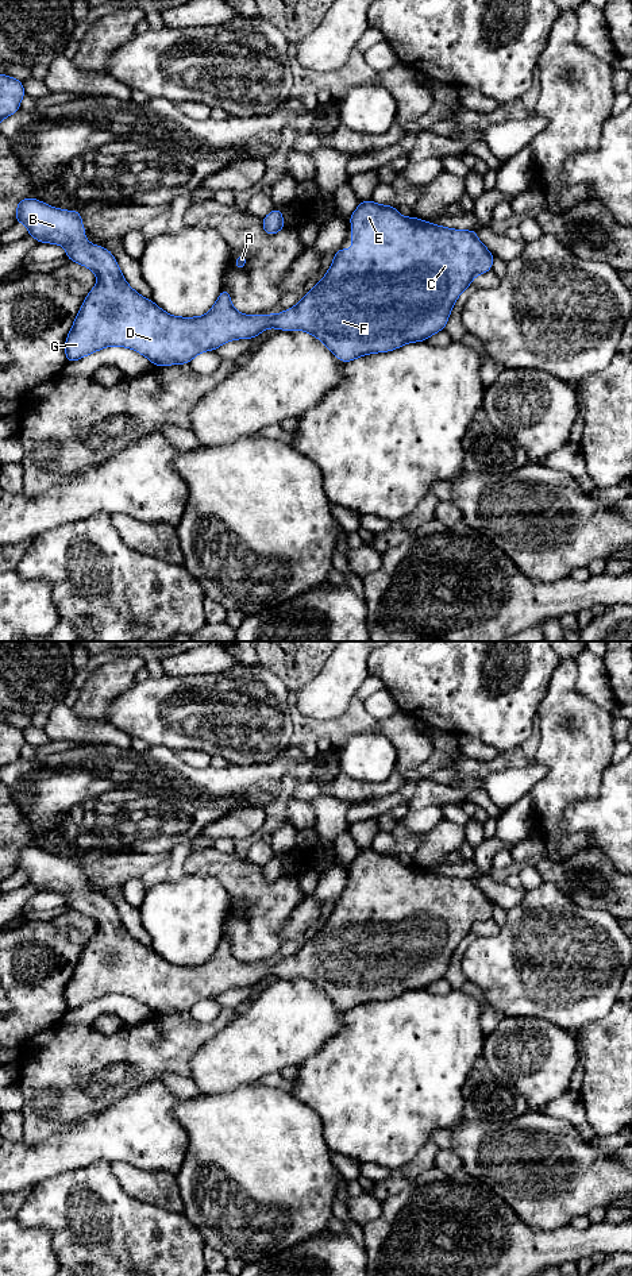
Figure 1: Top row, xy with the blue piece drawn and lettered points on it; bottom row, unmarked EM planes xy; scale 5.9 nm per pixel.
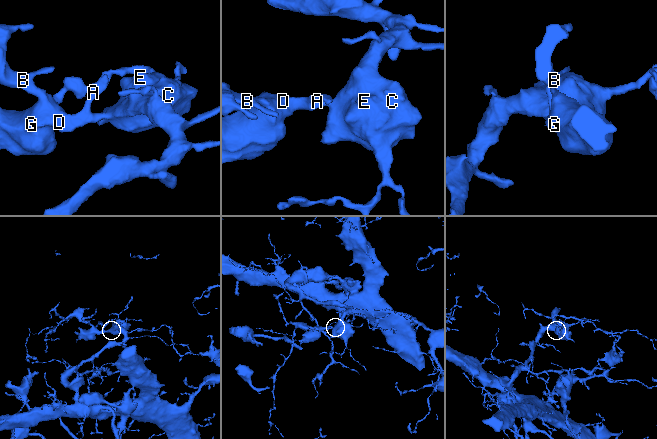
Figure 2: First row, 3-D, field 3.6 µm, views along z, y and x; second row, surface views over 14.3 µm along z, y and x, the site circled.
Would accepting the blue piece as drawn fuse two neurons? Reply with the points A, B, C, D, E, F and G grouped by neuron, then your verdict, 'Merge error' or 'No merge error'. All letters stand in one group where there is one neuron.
Groups: A B C D E F G. No merge error

